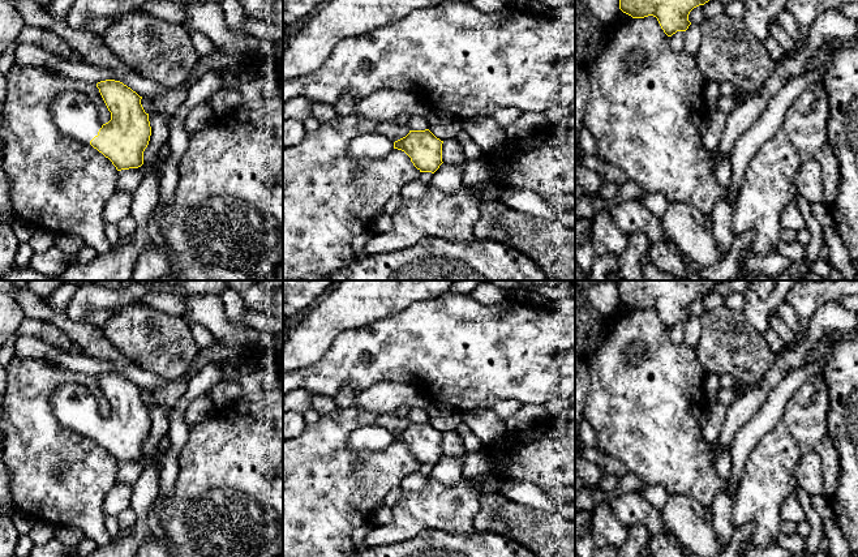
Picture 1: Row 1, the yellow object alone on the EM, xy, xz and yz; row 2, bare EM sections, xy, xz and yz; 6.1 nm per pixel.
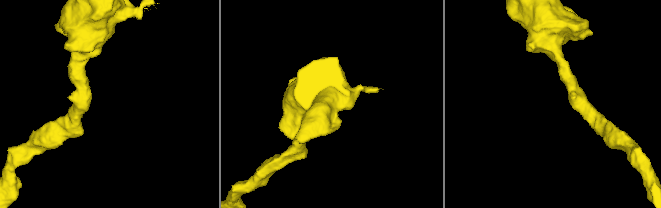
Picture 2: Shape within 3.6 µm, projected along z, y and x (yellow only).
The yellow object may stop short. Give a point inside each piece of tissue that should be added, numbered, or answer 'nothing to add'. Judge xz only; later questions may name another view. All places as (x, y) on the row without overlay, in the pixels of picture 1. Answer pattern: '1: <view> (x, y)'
nothing to add

